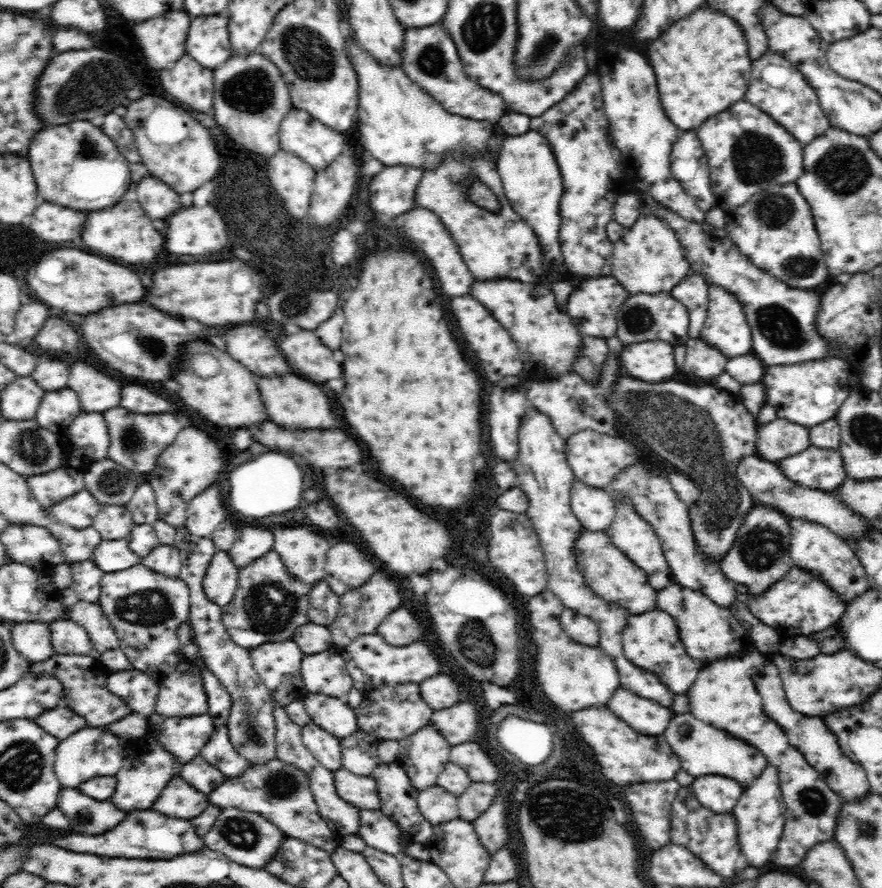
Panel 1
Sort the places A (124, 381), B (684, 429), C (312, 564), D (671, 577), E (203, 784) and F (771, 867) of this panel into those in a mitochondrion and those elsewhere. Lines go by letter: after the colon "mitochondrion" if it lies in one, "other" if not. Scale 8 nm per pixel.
A: other
B: mitochondrion
C: mitochondrion
D: other
E: other
F: other

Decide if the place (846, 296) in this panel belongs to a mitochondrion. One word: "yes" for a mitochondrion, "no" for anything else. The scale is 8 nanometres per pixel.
no

